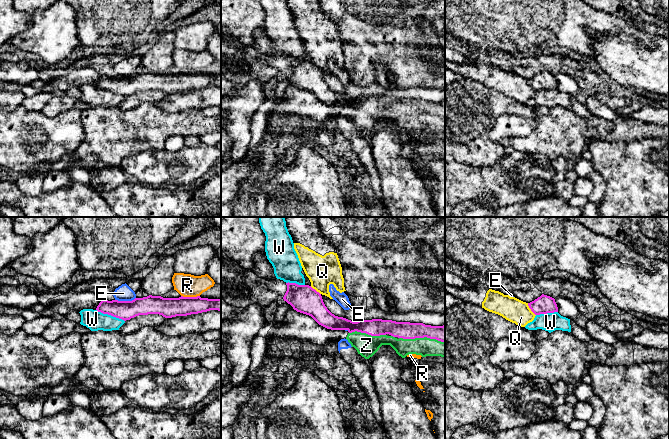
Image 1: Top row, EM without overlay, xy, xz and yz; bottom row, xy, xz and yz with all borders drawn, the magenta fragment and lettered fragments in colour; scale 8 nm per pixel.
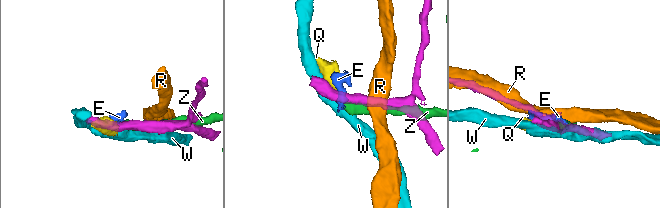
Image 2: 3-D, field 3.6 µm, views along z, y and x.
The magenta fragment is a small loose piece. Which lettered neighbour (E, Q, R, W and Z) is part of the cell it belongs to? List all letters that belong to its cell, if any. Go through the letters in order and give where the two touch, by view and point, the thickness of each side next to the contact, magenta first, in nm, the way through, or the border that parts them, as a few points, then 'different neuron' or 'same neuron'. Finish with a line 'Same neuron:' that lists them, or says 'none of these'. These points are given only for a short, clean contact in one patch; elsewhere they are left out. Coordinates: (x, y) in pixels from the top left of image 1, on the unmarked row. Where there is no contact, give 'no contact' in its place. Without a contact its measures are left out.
E: contact xy (125, 77); calibres 160 and 130 nm; border xy (135, 73), (131, 76), (115, 76); different neuron
Q: contact yz (530, 84); calibres 150 and 190 nm; border yz (527, 79), (535, 91); different neuron
R: contact xy (190, 73); calibres 160 and 190 nm; border xy (181, 71), (199, 72); different neuron
W: contact xy (110, 90); calibres 160 and 160 nm; different neuron
Z: contact xz (422, 113); calibres 140 and 150 nm; different neuron
Same neuron: none of these

